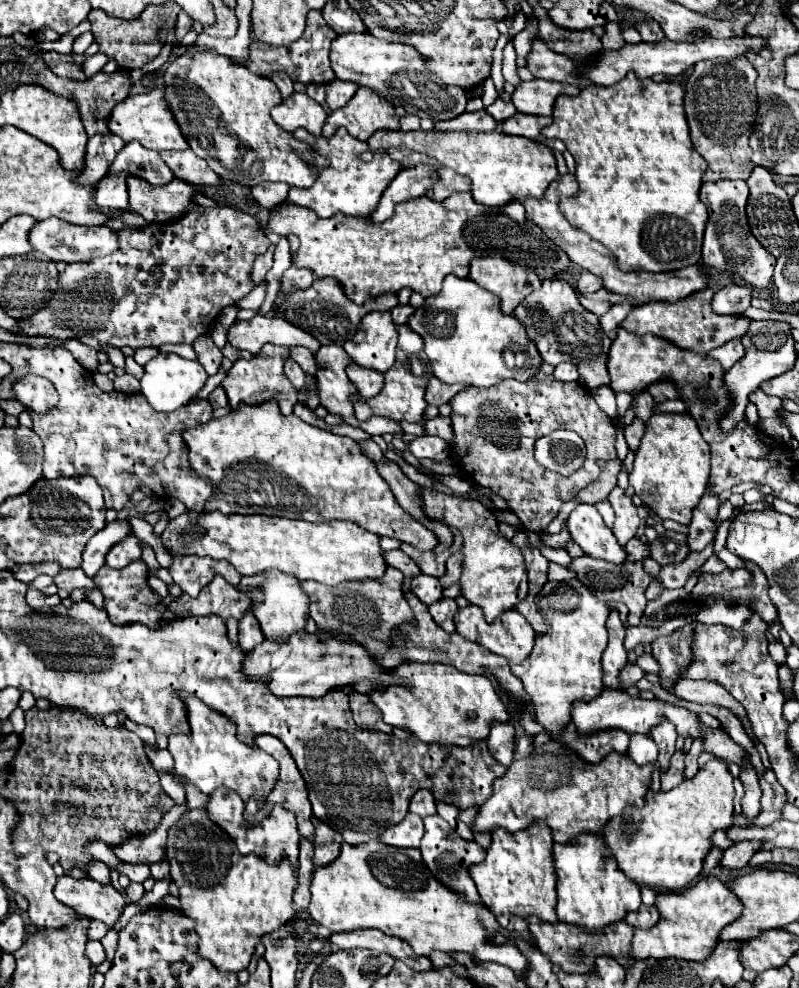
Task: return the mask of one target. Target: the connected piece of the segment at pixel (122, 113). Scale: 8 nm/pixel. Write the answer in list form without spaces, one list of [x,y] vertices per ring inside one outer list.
[[[159,86],[147,94],[129,94],[123,102],[115,104],[107,118],[107,128],[117,134],[123,142],[137,140],[141,146],[163,152],[163,150],[187,150],[187,142],[169,110],[165,100],[165,88]]]

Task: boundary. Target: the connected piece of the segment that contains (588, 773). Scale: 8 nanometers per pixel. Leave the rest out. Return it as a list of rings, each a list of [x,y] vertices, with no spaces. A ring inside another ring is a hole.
[[[549,740],[533,750],[527,760],[513,762],[505,776],[495,780],[493,796],[479,808],[473,830],[493,834],[495,828],[519,832],[529,824],[545,822],[553,830],[555,842],[569,842],[579,834],[599,834],[609,818],[619,816],[625,808],[645,806],[645,794],[651,786],[651,772],[657,764],[637,766],[627,754],[609,754],[603,762],[587,764],[577,754]]]

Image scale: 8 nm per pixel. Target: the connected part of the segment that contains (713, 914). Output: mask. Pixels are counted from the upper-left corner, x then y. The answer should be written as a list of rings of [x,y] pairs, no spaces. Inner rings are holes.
[[[713,876],[699,878],[693,886],[685,888],[683,892],[661,892],[655,900],[655,906],[661,914],[659,924],[649,930],[635,928],[631,956],[637,960],[643,958],[681,958],[681,960],[695,960],[701,962],[713,948],[717,948],[721,928],[741,916],[741,900],[733,896],[727,884]]]

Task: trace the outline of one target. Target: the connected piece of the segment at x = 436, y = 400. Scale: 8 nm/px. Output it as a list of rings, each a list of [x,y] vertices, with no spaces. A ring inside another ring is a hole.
[[[431,378],[427,384],[427,392],[425,392],[425,400],[427,404],[433,406],[443,406],[447,404],[459,390],[463,390],[461,384],[443,384],[437,378]]]

